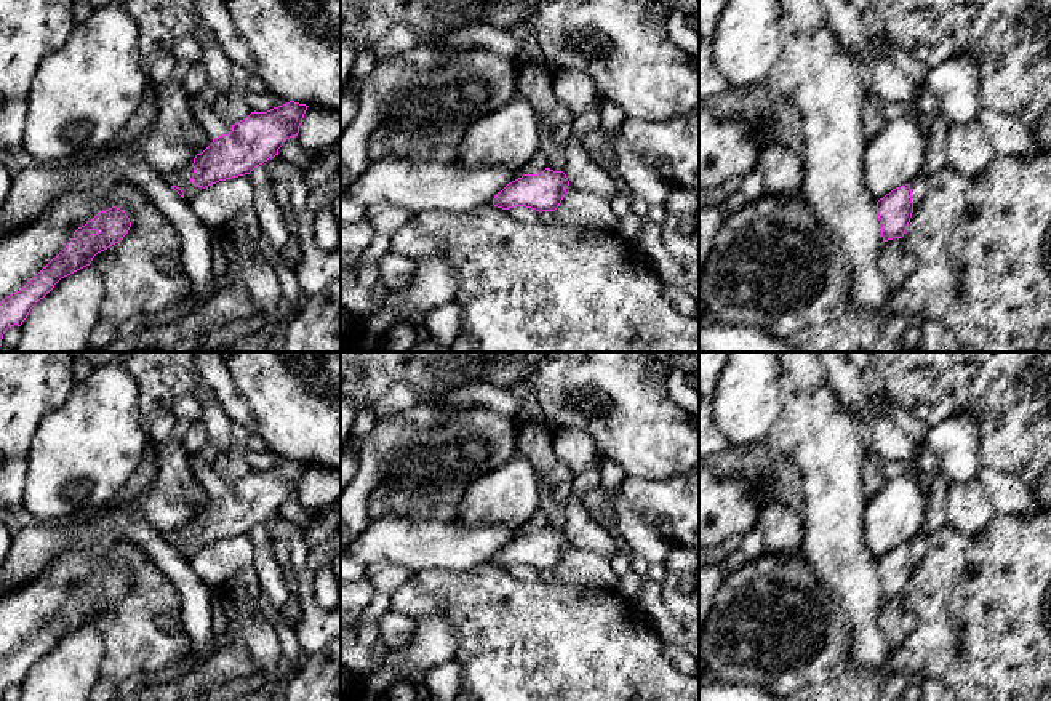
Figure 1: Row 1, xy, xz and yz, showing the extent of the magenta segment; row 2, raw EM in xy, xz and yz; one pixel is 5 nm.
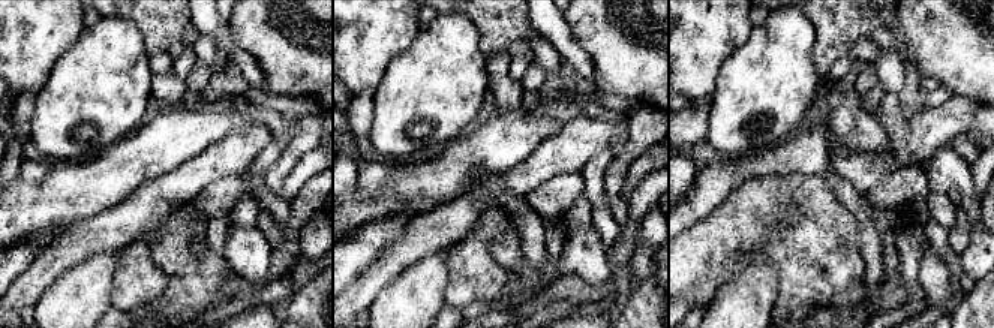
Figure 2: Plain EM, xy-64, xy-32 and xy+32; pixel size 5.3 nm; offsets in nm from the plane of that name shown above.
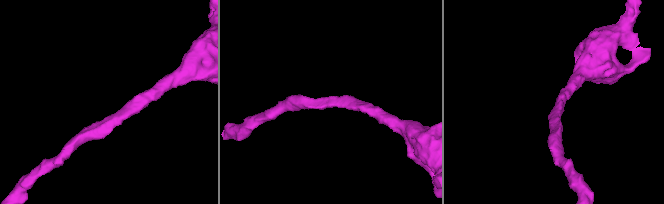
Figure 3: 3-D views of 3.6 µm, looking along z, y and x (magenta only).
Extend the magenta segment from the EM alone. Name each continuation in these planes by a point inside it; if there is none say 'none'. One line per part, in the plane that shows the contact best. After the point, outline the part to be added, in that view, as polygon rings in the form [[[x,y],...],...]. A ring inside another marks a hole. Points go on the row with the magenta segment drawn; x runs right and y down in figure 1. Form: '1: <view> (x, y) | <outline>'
none

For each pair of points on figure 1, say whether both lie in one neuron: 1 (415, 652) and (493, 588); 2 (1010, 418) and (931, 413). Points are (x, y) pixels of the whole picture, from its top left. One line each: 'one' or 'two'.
1: two
2: one

